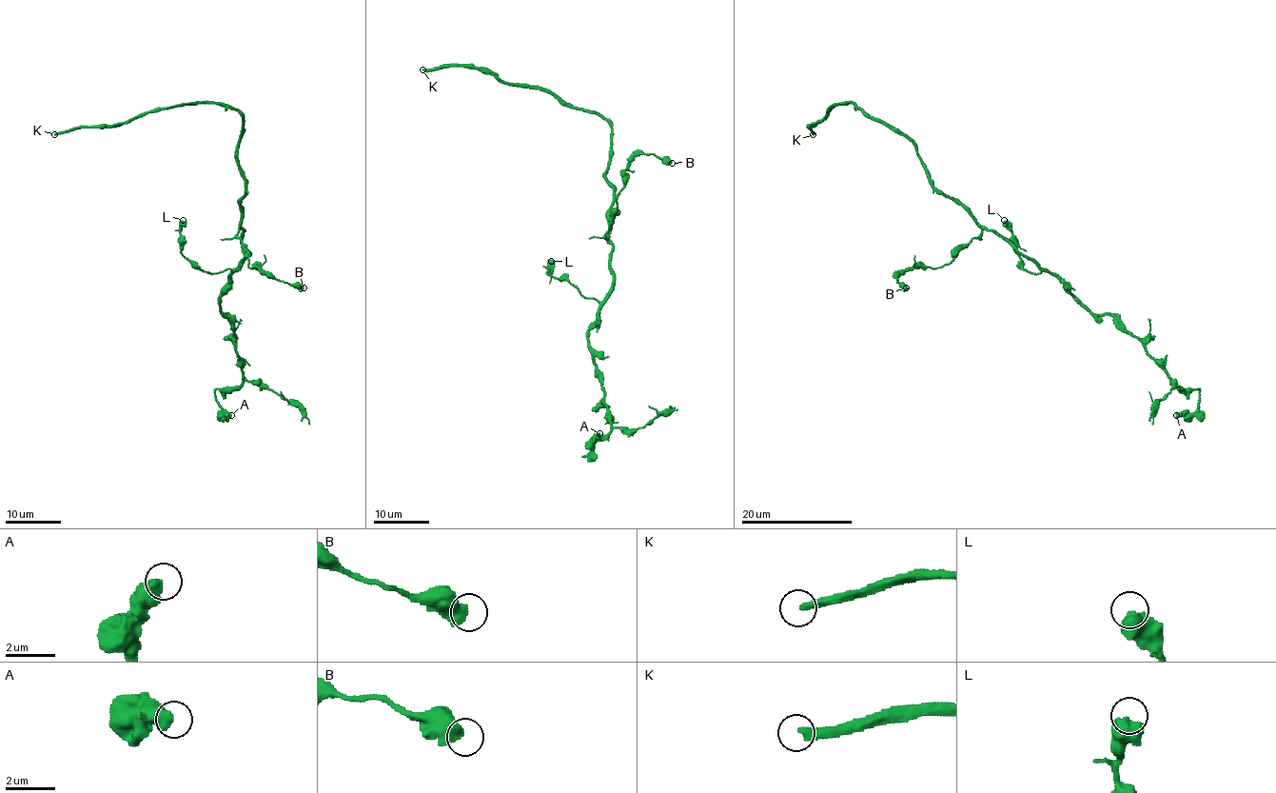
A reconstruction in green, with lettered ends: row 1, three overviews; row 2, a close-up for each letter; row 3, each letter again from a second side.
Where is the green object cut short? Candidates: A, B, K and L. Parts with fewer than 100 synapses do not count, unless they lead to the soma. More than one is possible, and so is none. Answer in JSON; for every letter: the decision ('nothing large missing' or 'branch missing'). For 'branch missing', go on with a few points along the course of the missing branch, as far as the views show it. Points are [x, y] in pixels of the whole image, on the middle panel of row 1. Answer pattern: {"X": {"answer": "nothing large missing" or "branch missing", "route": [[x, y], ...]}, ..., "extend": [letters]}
{"A": {"answer": "nothing large missing"}, "B": {"answer": "nothing large missing"}, "K": {"answer": "branch missing"}, "L": {"answer": "nothing large missing"}, "extend": ["K"]}

